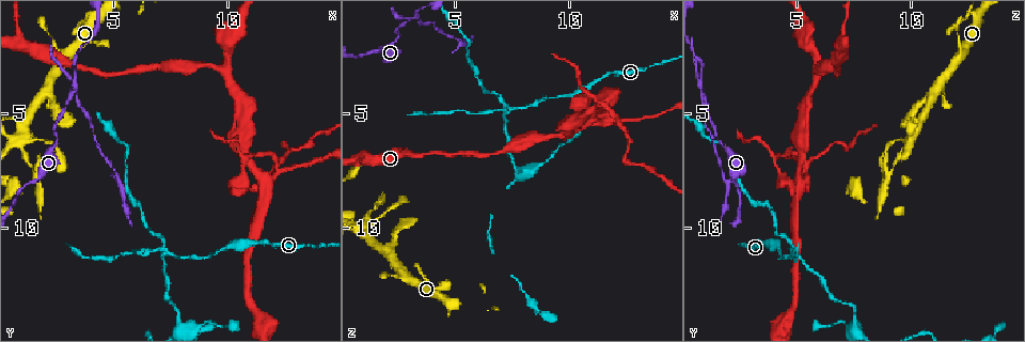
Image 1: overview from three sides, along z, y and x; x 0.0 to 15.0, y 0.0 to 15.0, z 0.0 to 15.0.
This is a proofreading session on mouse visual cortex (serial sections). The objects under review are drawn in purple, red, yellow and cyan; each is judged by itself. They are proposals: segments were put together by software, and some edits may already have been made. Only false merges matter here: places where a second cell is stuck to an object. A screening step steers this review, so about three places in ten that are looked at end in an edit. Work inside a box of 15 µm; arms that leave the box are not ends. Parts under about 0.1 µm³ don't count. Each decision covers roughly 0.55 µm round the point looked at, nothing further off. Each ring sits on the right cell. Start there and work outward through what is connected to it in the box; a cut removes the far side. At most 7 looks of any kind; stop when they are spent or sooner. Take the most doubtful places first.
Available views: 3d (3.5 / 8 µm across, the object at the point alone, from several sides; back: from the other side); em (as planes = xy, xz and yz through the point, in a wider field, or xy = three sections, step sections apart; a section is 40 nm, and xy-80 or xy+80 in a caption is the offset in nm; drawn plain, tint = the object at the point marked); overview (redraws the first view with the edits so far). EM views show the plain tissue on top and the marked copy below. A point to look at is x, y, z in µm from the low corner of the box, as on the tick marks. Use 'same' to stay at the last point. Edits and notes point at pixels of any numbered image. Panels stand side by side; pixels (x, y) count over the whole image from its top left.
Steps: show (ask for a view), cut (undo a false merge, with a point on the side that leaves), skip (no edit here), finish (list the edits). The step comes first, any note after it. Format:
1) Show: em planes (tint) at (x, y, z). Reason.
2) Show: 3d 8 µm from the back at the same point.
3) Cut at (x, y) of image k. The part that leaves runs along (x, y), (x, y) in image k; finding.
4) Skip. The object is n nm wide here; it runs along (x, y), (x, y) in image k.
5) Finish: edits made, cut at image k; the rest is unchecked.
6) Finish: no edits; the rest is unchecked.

Show: 3d 8 µm at (7.5, 11.2, 4.8). A fork.

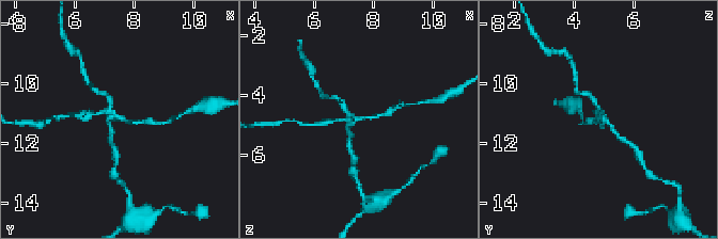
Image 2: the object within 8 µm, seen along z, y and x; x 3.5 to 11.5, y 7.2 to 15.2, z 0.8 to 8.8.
Show: 3d 3.5 µm at (7.6, 11.1, 4.7). Zoom in.

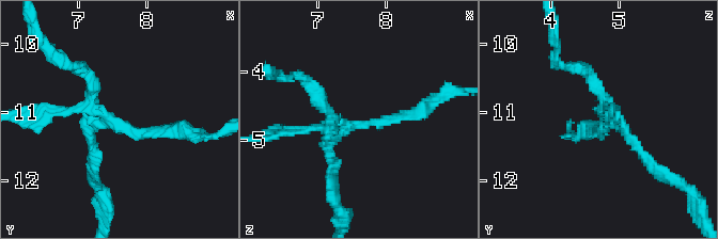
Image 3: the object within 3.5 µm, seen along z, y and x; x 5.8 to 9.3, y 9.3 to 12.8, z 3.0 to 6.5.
Show: em xy step 3 (tint) at (7.55, 11.15, 4.80).

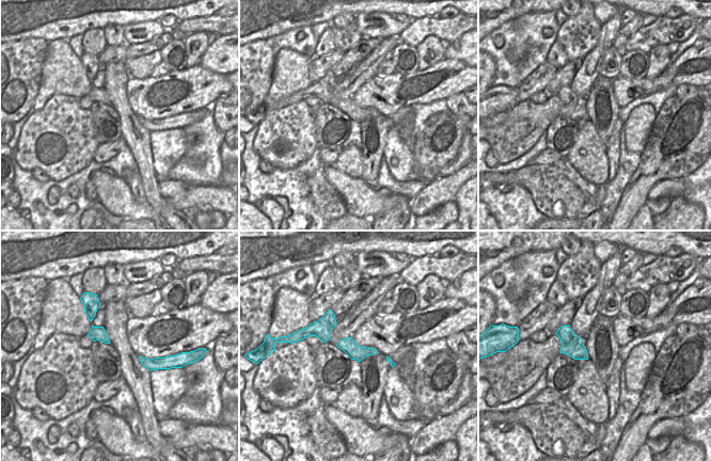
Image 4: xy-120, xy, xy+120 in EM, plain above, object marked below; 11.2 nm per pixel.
Cut at (645, 160) of image 3. The part that leaves runs along (623, 126), (655, 172), (693, 195) in image 3; a second cell is stuck on.

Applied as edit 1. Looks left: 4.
Show: overview.

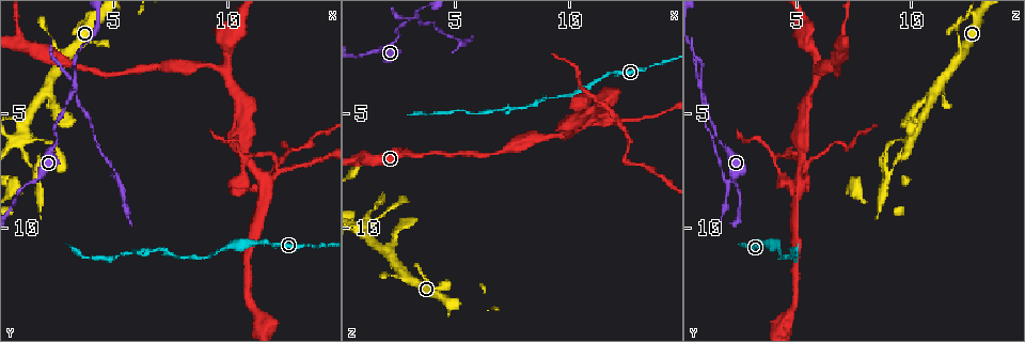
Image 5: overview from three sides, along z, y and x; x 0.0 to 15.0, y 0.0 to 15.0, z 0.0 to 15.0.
Show: 3d 8 µm at (1.5, 8.0, 2.3). Sudden change in width.

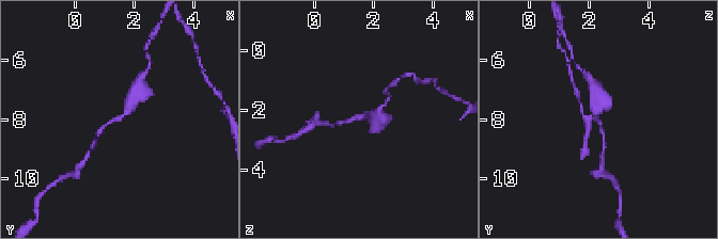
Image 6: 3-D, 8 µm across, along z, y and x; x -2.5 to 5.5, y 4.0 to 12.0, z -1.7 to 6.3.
Show: em xy step 3 (tint) at (1.5, 8.0, 2.3). The arms are 150, 400 nm wide; need the tissue.

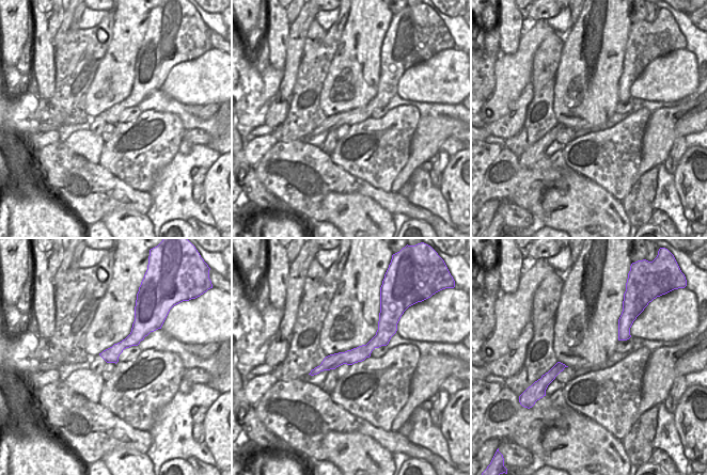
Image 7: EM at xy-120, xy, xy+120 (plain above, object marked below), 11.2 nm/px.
Skip. It runs along (389, 331), (364, 351), (314, 371) in image 7; all the same cell.

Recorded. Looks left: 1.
Show: 3d 3.5 µm at (0.9, 5.7, 10.2). Arms run side by side.

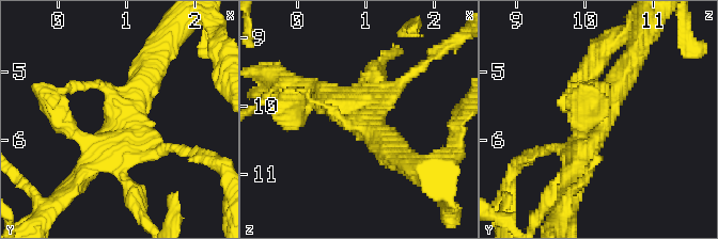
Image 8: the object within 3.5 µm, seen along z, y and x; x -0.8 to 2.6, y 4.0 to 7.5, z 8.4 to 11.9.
Skip. It runs along (629, 63), (599, 131), (564, 177) in image 8; all the same cell.

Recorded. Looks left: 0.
Finish: edits made, cut at image 3; the rest is unchecked.

